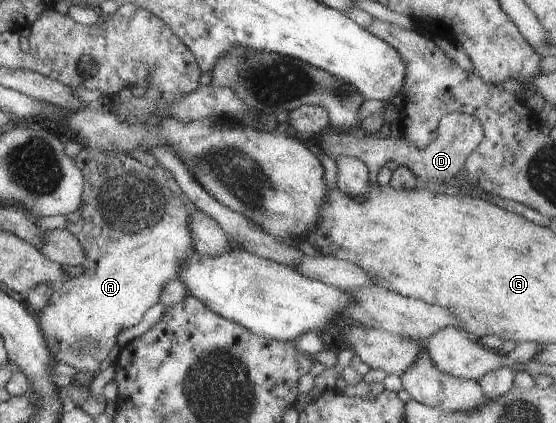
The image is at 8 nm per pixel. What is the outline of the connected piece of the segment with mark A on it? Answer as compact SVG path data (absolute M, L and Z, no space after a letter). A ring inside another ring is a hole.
M85 146L73 156L72 161L81 171L83 188L78 207L65 215L65 230L80 242L84 252L83 272L57 286L49 295L47 304L39 310L36 323L45 337L50 355L57 363L96 375L99 362L117 342L117 334L135 326L145 311L158 302L162 286L178 278L186 256L193 251L187 224L188 216L197 208L164 167L148 168L125 153L103 154Z

